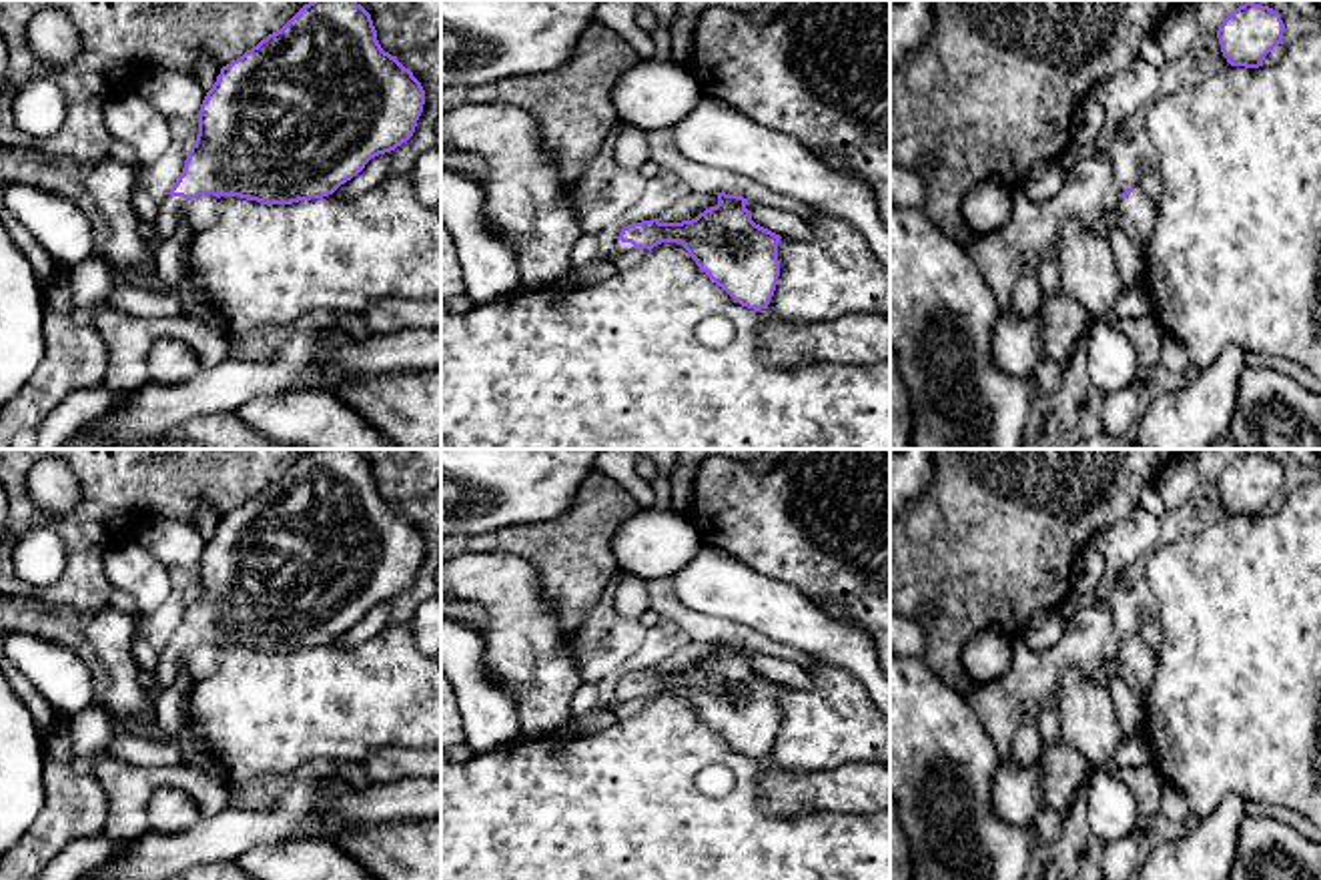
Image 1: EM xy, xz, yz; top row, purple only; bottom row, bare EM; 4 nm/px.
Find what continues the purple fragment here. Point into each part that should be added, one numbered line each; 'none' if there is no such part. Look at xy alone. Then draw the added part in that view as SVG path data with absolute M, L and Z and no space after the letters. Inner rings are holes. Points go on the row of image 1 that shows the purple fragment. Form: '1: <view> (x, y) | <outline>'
1: xy (171, 209) | M168 194L160 204L156 204L154 235L146 239L150 255L160 247L166 247L168 239L176 231L178 218L184 216L186 200L182 196Z

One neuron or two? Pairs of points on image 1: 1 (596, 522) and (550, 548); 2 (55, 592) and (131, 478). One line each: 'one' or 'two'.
1: one
2: one

